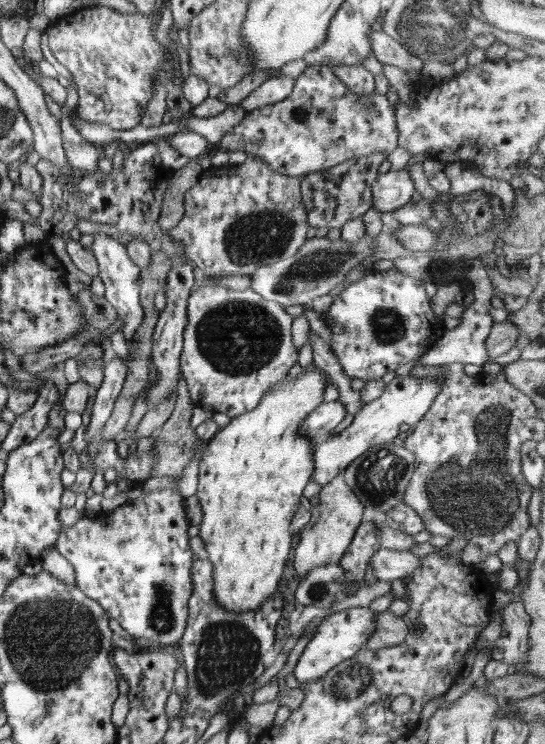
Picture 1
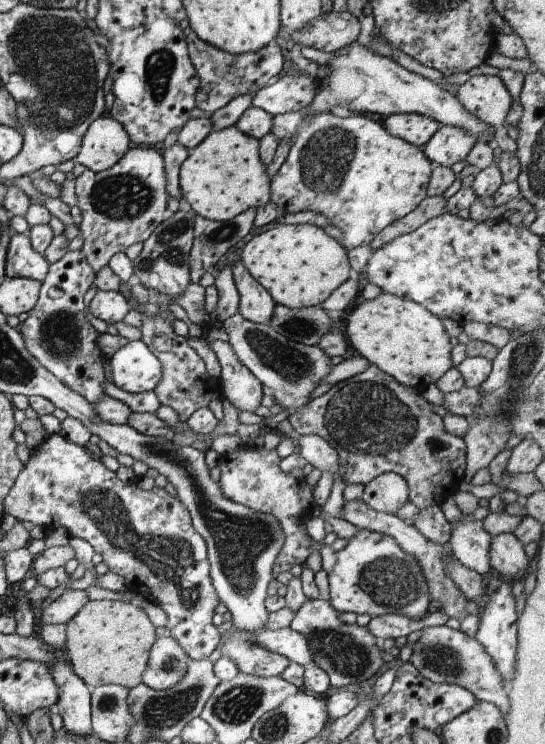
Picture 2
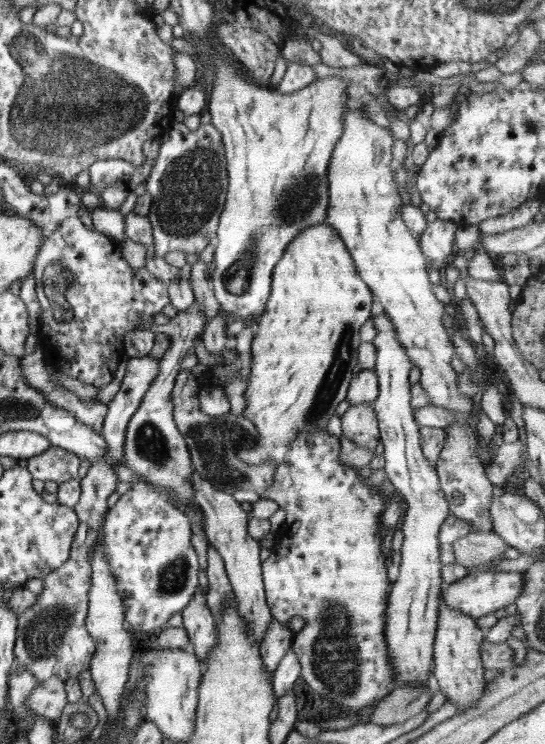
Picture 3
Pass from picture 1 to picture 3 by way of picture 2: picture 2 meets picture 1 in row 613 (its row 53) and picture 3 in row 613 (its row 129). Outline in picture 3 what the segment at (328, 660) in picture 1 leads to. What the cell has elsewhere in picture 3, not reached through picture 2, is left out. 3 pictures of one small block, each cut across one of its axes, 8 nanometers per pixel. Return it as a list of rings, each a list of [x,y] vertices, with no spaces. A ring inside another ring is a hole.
[[[512,571],[472,572],[458,581],[442,584],[439,604],[446,604],[452,610],[458,610],[458,612],[462,612],[466,616],[479,619],[480,616],[486,616],[490,612],[505,608],[508,604],[516,602],[524,587],[523,577],[522,574]]]

